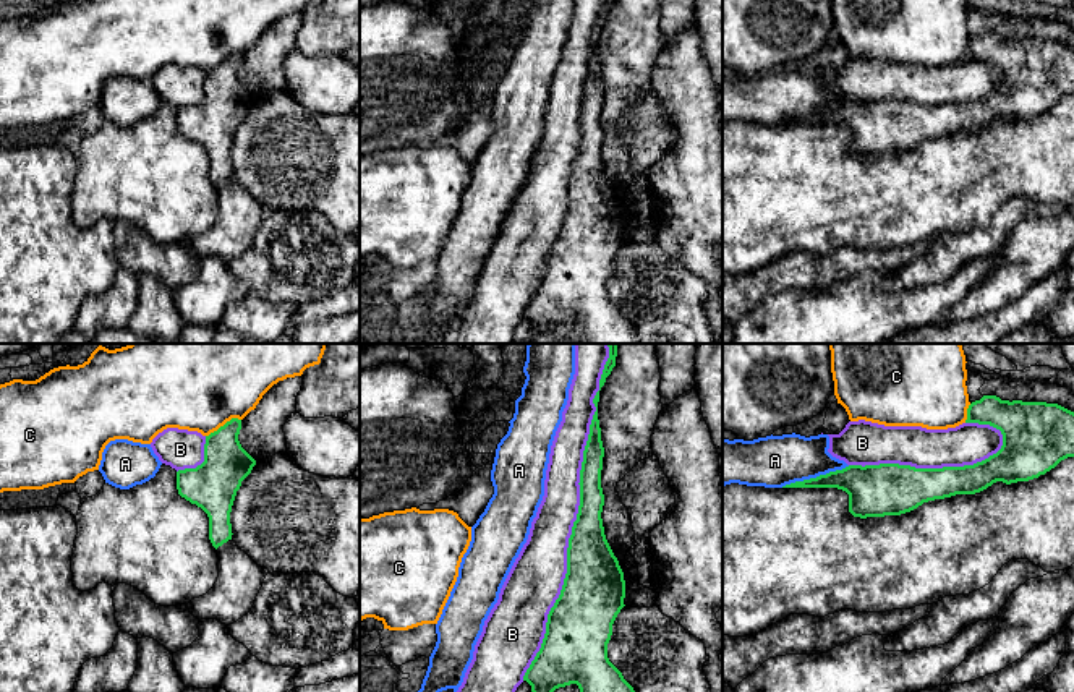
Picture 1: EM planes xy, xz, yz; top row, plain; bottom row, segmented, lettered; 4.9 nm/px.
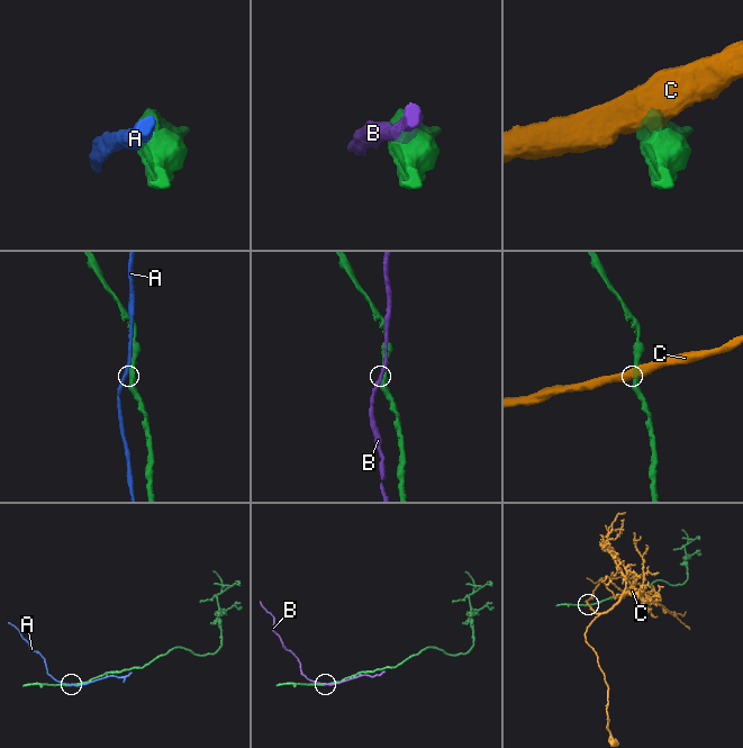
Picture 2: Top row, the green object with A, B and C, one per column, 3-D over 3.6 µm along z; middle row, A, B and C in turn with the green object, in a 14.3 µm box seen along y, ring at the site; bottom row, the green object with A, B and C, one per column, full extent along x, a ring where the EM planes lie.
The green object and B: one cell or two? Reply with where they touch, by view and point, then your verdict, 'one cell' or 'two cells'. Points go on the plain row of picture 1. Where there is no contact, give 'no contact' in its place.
contact xz (574, 159); two cells

